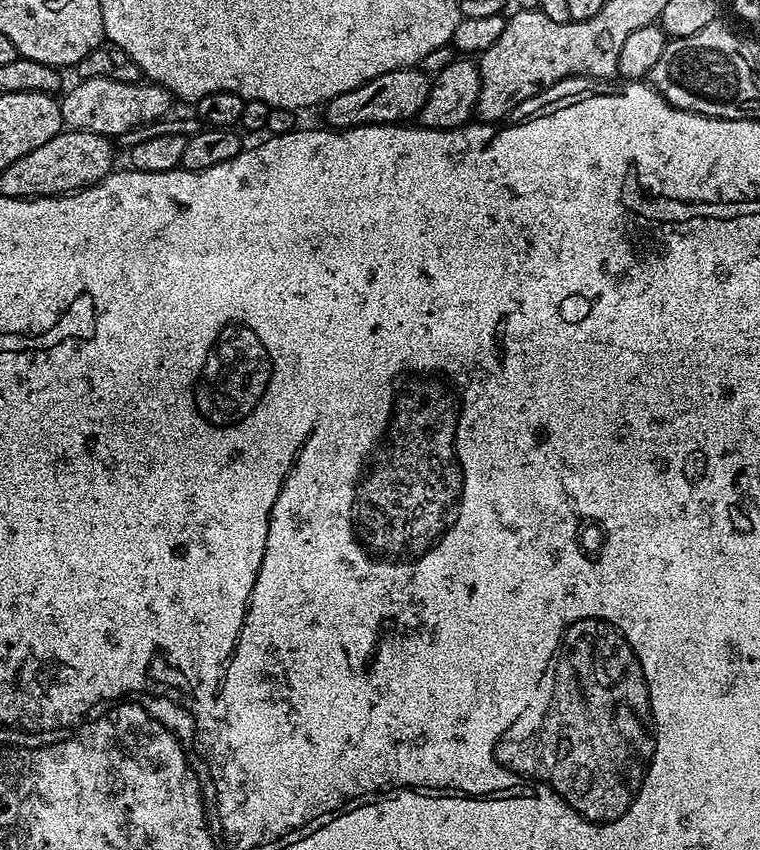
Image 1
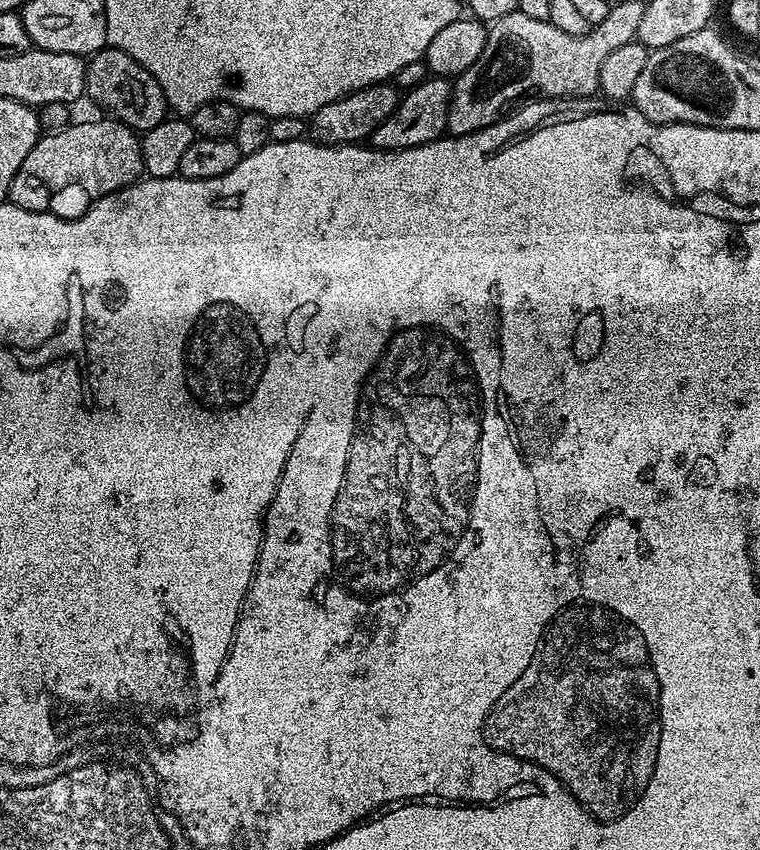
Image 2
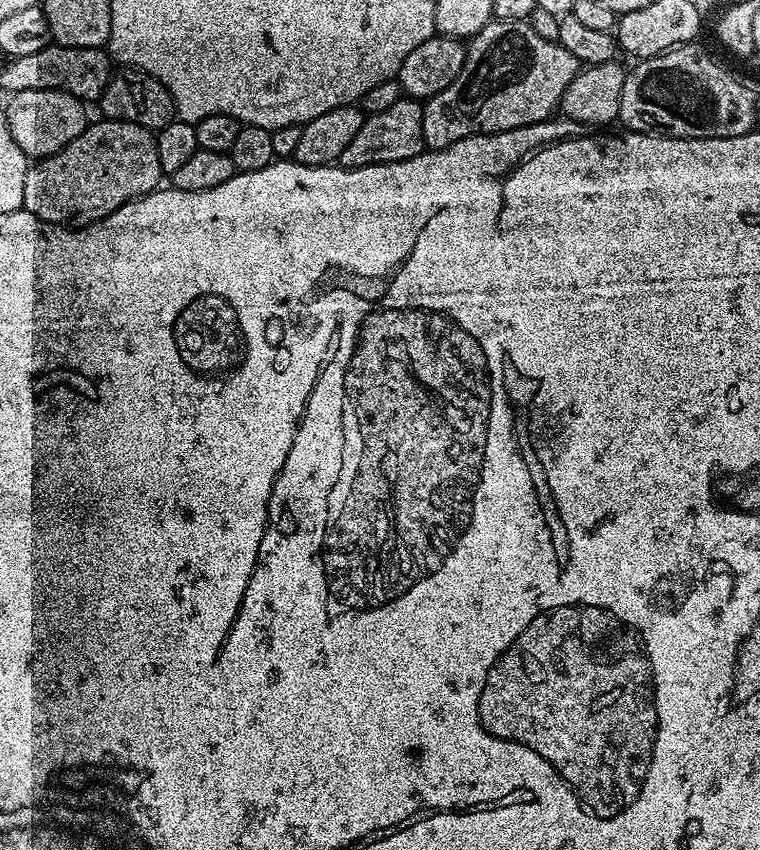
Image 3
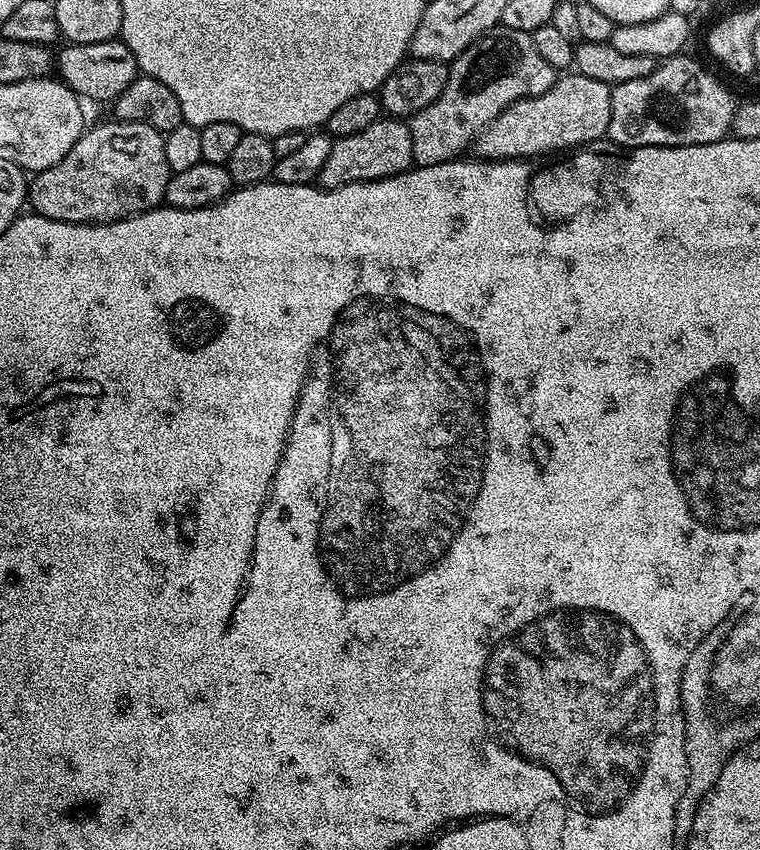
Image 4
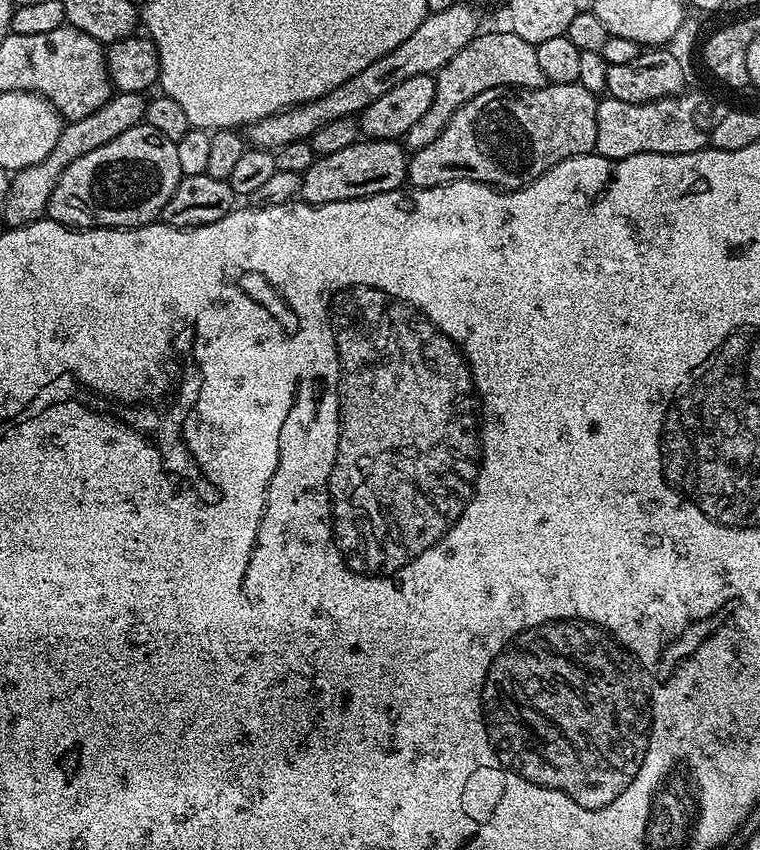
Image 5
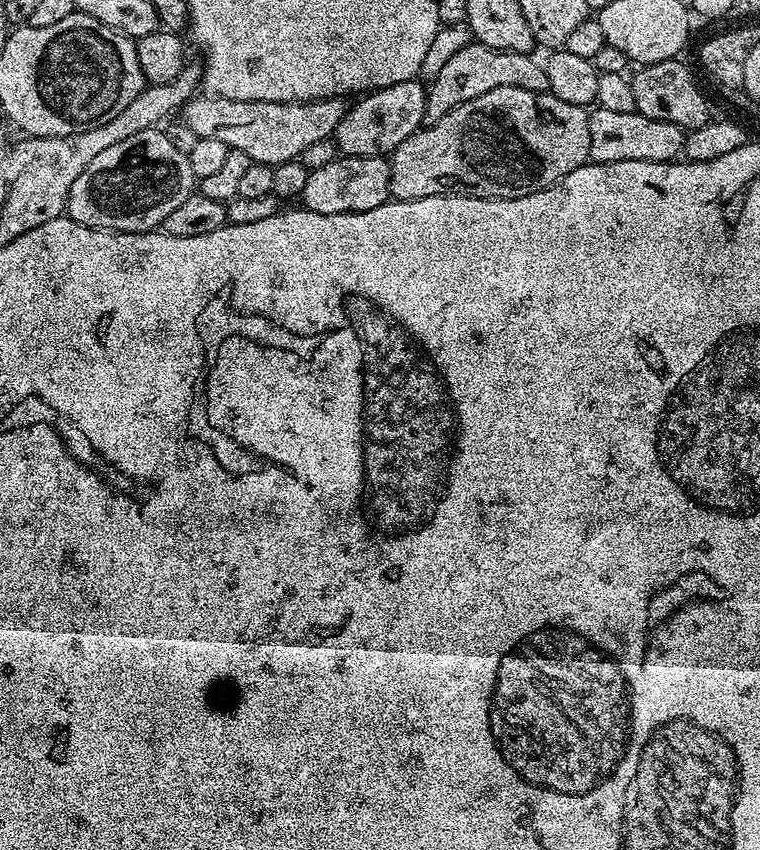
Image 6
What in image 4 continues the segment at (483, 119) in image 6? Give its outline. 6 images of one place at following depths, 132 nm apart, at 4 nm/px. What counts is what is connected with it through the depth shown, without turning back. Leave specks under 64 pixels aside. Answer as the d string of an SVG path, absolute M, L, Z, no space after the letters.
M564 74L557 79L546 94L538 94L530 98L522 98L514 102L494 122L484 127L475 141L474 148L477 148L481 157L490 160L523 160L525 158L537 158L544 156L547 152L560 152L563 148L576 150L581 146L592 146L595 140L604 140L610 126L610 98L612 97L613 85L606 82L597 82L595 78L586 78L579 74Z

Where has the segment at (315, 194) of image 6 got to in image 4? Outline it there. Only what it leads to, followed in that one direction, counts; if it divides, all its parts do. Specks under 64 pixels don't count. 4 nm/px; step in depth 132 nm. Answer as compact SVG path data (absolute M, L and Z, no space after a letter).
M381 118L374 126L358 130L358 134L337 136L330 146L330 154L318 177L319 187L341 188L358 182L385 180L407 172L413 167L412 139L407 123L400 118Z

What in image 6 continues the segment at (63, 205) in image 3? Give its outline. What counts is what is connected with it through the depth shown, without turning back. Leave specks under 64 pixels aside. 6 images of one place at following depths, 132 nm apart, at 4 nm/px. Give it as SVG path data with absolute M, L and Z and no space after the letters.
M152 127L107 147L86 166L70 187L66 215L87 228L150 232L159 229L167 216L192 196L197 184L188 153L173 146L167 131Z

